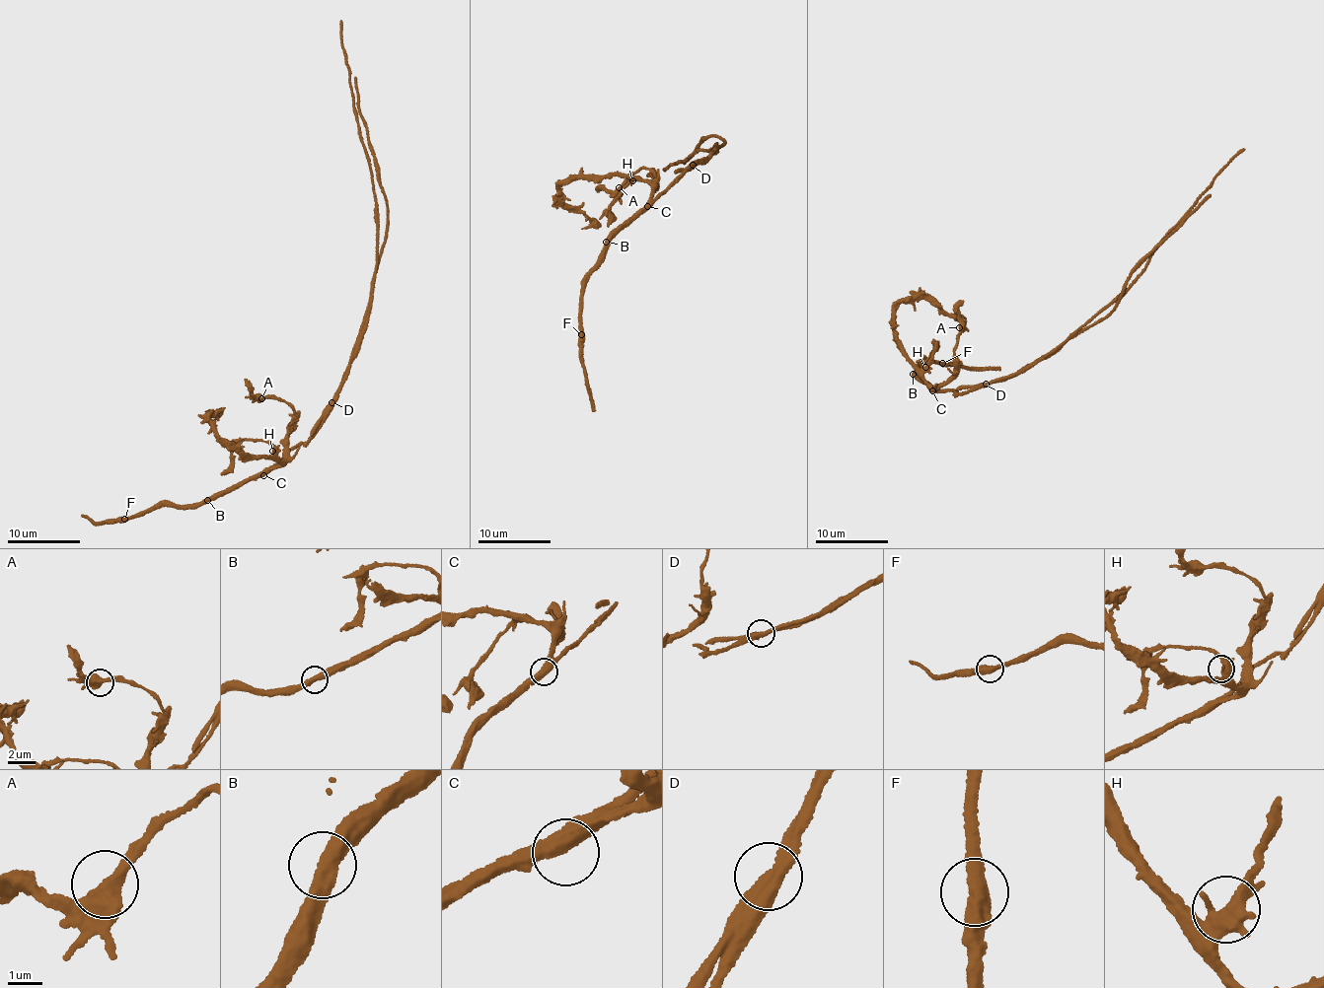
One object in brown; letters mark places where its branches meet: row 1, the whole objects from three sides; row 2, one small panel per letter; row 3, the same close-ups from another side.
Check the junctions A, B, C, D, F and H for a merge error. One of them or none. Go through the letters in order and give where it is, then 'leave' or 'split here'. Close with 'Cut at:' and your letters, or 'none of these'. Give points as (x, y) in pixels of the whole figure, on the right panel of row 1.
A: at (959, 327); leave
B: at (913, 374); leave
C: at (932, 390); leave
D: at (986, 384); split here
F: at (942, 363); leave
H: at (925, 367); leave
Cut at: D

